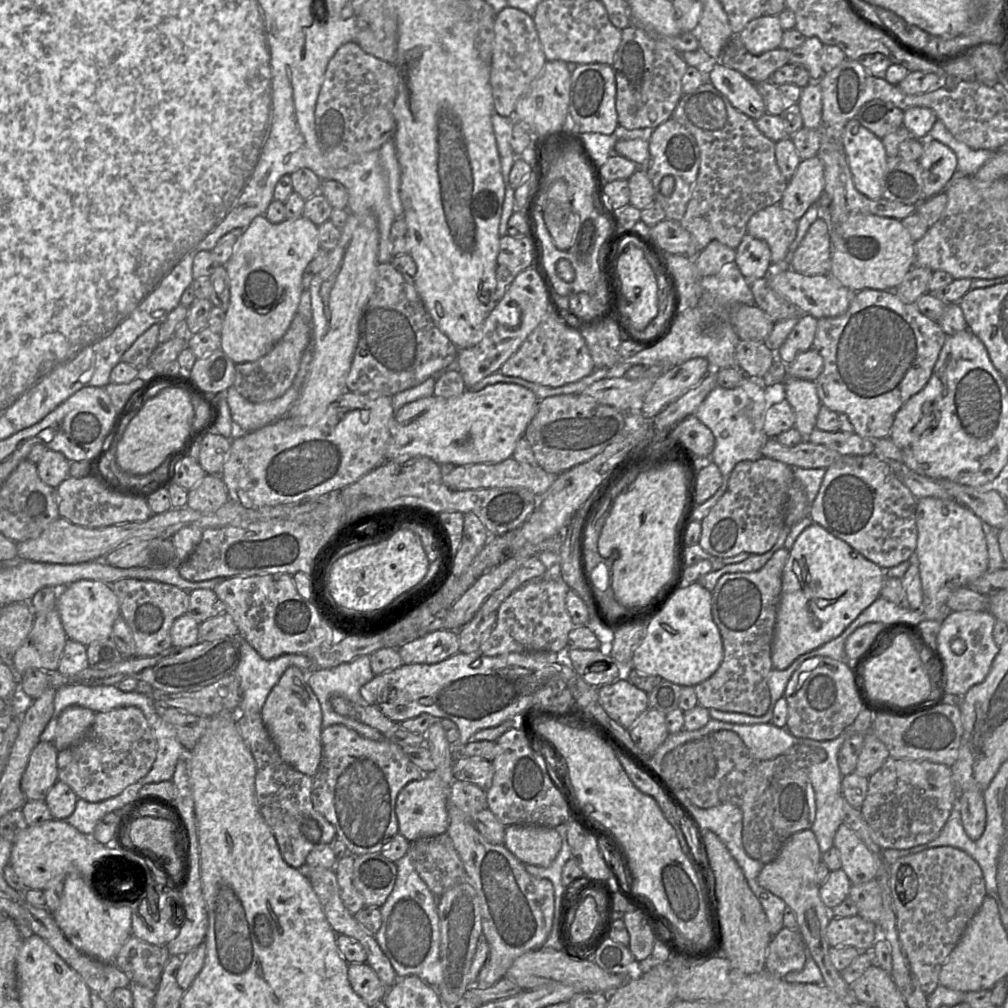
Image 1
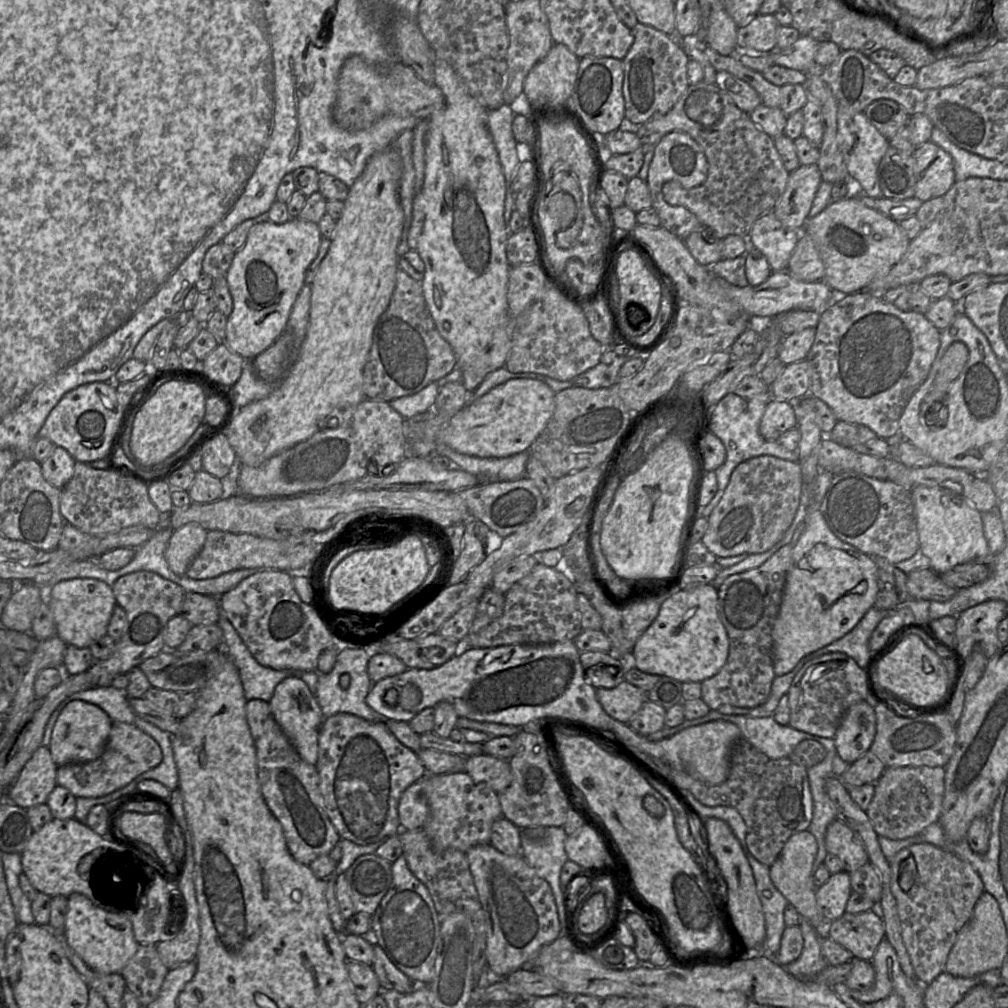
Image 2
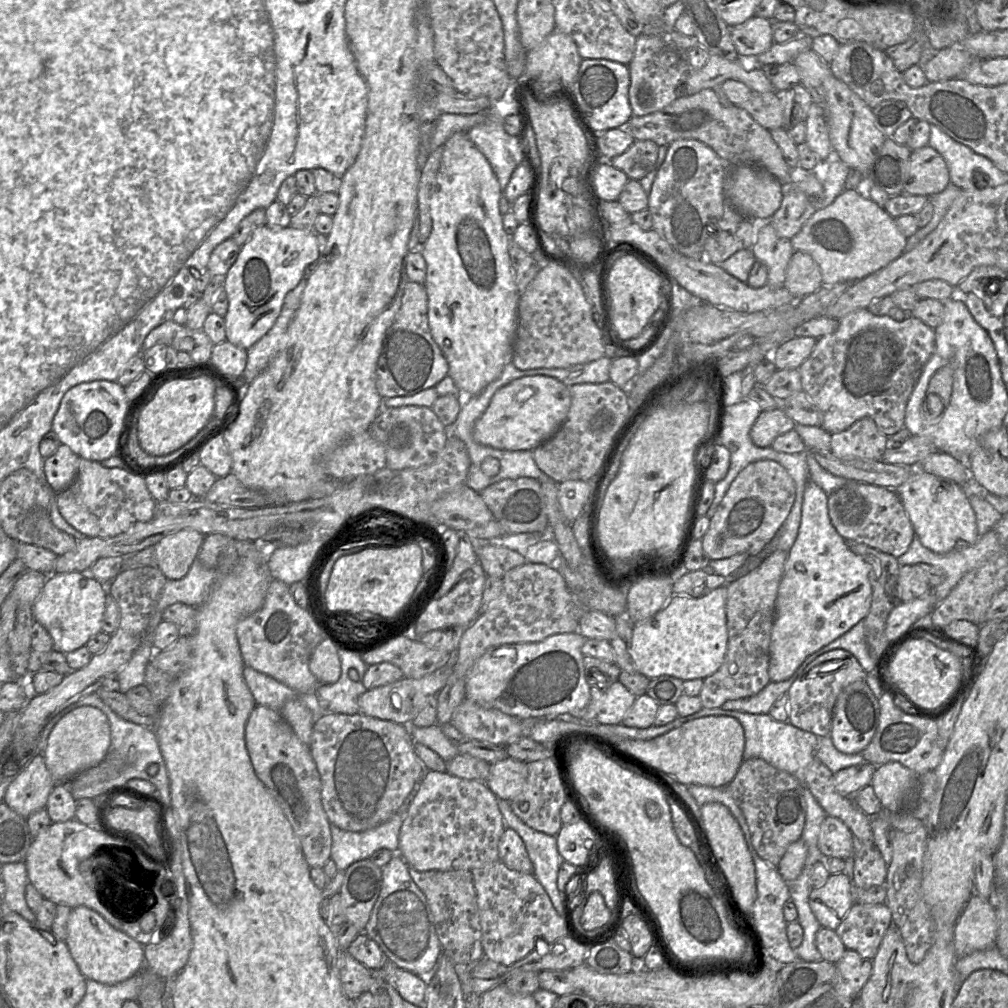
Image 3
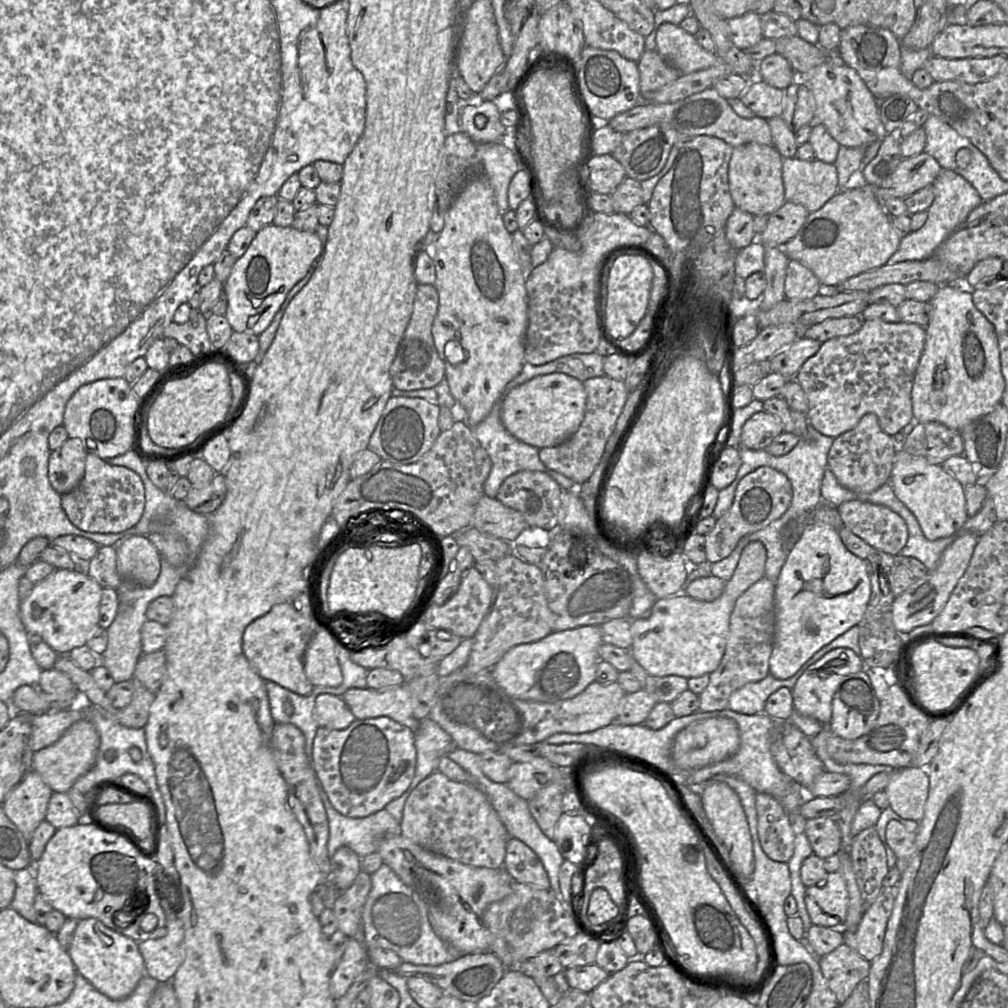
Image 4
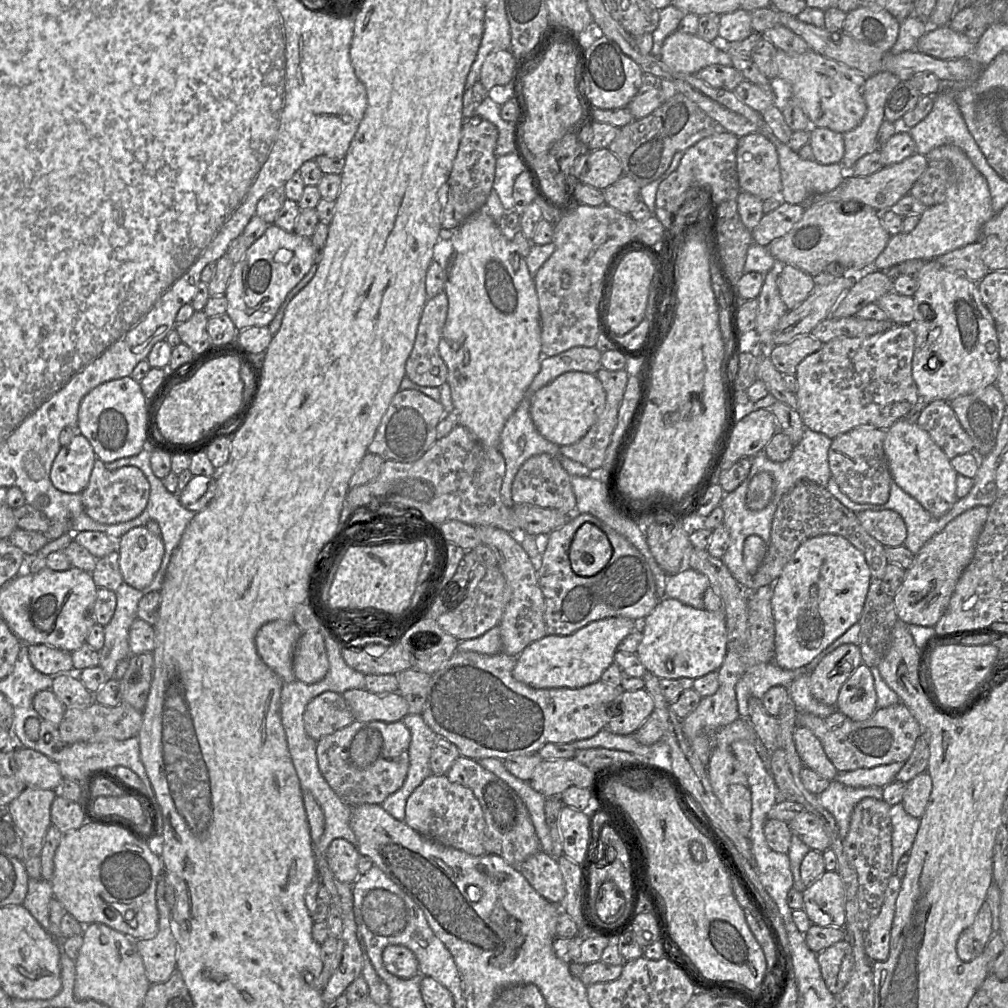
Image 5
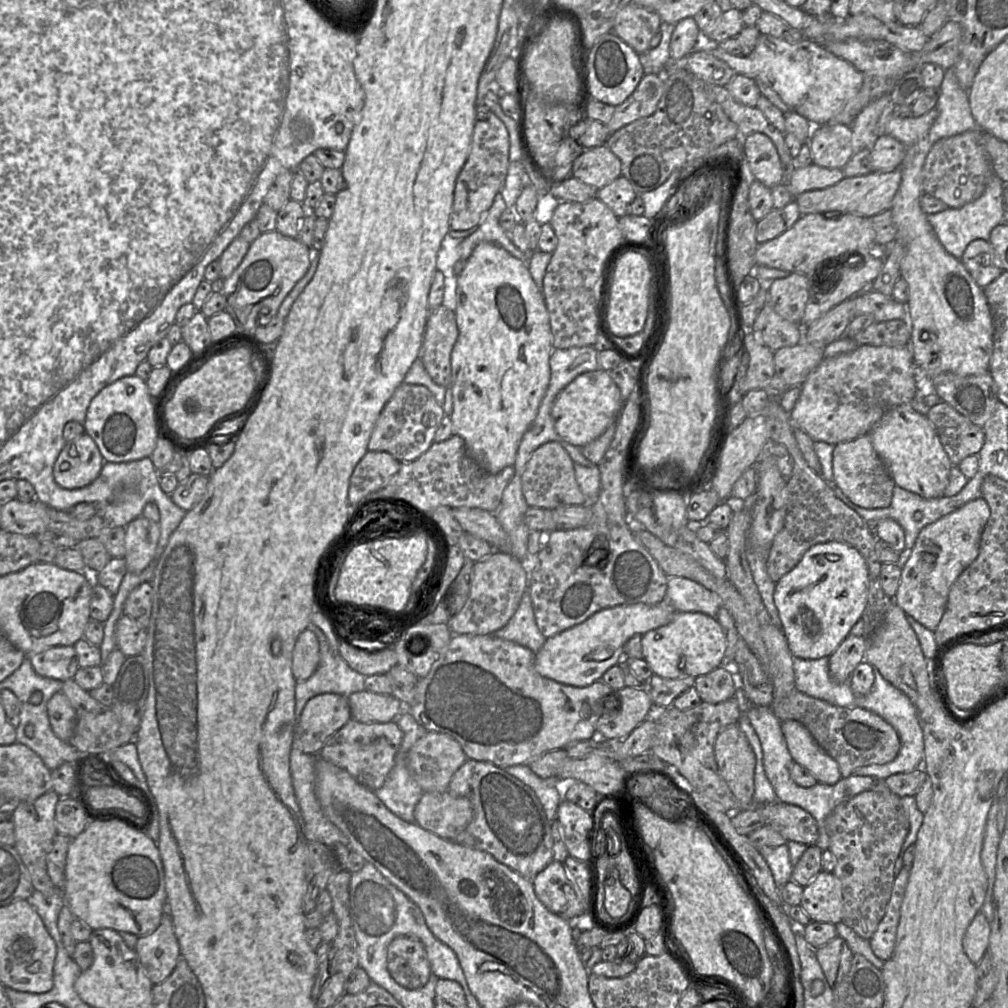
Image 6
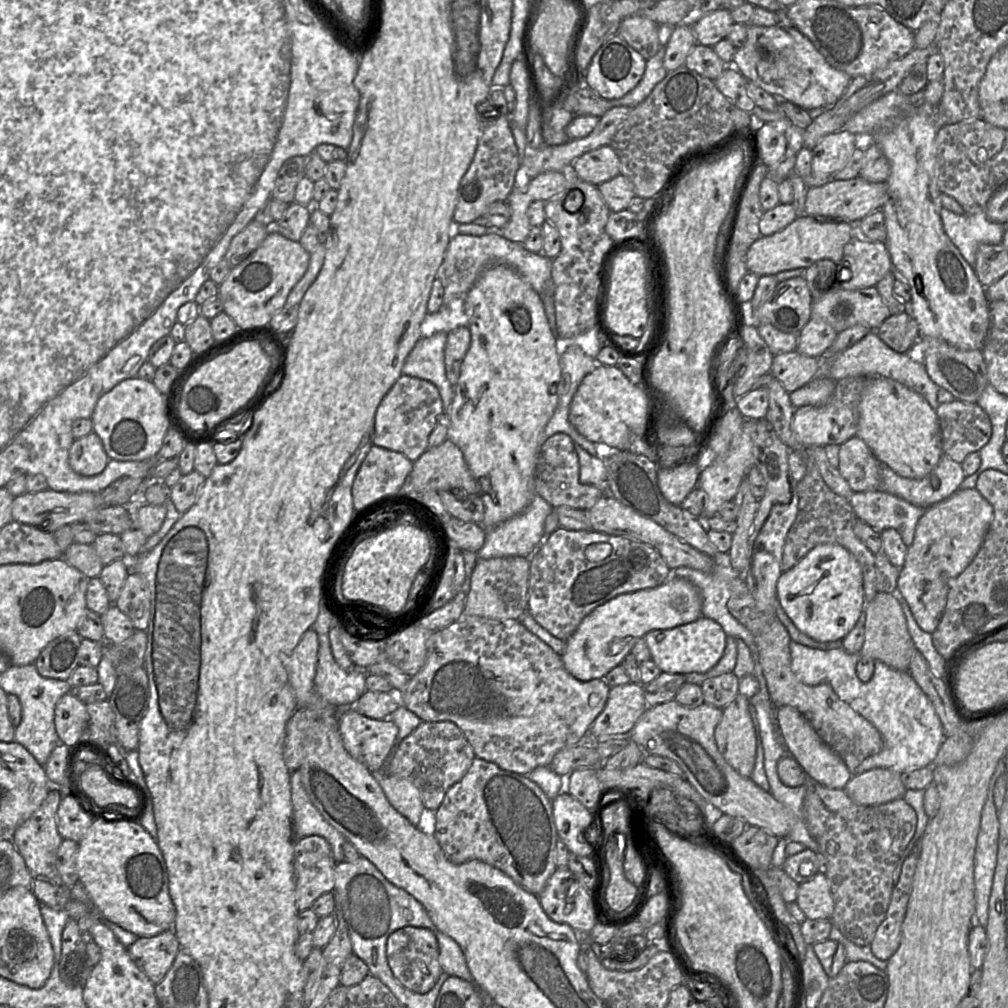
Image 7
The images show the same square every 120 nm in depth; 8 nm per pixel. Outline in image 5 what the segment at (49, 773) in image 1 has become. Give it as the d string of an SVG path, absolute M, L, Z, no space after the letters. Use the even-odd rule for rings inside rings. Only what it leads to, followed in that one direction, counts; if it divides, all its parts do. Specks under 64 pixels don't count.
M26 786L23 791L7 806L10 815L18 826L22 838L21 862L31 879L42 879L41 851L45 834L51 823L51 805L57 791Z

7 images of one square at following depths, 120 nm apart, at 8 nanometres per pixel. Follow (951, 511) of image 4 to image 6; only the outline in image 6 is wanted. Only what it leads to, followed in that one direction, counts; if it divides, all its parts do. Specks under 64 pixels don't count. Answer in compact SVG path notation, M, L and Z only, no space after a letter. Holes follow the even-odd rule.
M909 403L895 406L868 435L895 485L926 499L943 497L952 463L926 415L916 412Z

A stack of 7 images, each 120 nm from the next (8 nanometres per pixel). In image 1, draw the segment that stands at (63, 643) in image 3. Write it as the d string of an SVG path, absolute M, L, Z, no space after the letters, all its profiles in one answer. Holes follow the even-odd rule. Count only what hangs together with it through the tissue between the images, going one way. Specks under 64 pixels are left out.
M79 580L58 589L56 608L68 639L85 646L110 638L115 620L121 616L119 602L112 584L99 580Z

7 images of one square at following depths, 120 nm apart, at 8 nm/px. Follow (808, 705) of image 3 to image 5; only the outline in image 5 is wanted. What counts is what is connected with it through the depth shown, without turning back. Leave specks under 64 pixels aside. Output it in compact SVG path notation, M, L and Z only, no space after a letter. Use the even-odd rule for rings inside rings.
M840 645L810 672L811 695L823 704L836 705L841 687L861 664L858 645Z

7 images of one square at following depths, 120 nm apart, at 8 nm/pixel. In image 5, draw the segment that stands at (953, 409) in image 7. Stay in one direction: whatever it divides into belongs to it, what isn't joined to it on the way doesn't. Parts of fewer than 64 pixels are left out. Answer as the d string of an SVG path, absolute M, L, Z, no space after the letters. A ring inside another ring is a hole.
M933 401L927 404L916 424L929 434L949 460L974 451L971 438L959 423L949 402Z

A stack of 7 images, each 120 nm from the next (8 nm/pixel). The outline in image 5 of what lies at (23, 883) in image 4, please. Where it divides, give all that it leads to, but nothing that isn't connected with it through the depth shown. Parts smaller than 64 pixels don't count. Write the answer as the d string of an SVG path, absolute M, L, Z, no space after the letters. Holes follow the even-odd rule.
M29 879L28 891L22 905L31 913L46 931L49 930L49 903L54 898L49 881Z

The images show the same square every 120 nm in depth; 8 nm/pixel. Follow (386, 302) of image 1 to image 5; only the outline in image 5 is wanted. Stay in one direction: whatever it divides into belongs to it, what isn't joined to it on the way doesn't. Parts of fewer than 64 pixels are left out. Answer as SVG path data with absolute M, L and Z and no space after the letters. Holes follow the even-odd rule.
M445 291L428 299L418 325L413 349L406 361L406 376L420 386L439 387L447 381L447 365L439 354L439 342L443 333L448 312L448 297Z

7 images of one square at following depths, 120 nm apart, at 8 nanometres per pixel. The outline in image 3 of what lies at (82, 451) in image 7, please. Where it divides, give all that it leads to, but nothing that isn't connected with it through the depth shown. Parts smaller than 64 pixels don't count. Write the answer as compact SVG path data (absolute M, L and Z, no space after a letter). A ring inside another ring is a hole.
M60 444L51 456L44 459L46 482L56 493L68 488L75 480L79 458L68 446Z

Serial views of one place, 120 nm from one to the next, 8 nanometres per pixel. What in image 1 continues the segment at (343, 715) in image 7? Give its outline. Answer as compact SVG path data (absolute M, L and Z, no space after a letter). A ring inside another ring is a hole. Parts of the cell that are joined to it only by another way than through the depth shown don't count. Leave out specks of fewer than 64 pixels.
M341 724L322 729L322 757L316 774L312 777L311 800L314 809L319 812L336 830L349 853L361 856L379 853L398 832L396 799L399 792L410 782L424 775L413 764L402 747L389 739L374 741L359 735L356 731Z

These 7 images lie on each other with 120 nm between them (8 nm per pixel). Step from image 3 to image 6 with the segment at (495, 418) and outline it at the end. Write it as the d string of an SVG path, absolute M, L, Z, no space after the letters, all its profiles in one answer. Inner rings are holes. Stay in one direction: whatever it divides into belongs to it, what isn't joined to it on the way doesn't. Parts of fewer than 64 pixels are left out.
M600 369L578 375L556 396L551 415L556 432L568 443L582 447L605 432L618 417L624 402L608 372Z

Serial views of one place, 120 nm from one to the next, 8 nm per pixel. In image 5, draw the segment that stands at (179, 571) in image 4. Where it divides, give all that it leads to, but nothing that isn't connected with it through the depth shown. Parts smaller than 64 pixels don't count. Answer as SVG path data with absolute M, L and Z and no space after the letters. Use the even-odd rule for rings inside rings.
M163 556L161 566L152 582L142 590L135 589L125 582L119 586L116 594L116 610L110 622L104 626L105 642L99 651L99 666L107 679L115 679L118 662L130 657L129 630L137 617L138 603L149 592L160 591L169 564L168 556Z

